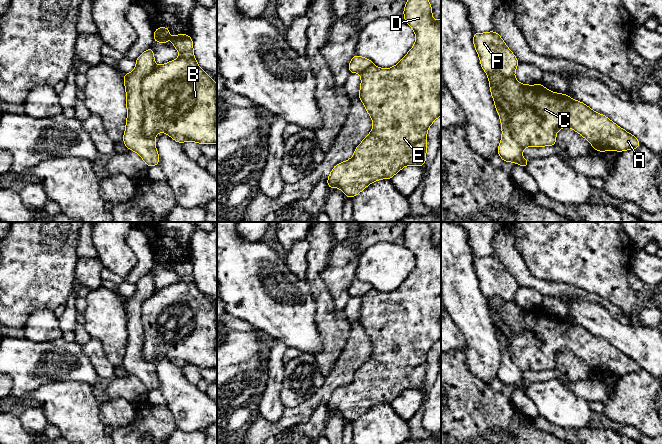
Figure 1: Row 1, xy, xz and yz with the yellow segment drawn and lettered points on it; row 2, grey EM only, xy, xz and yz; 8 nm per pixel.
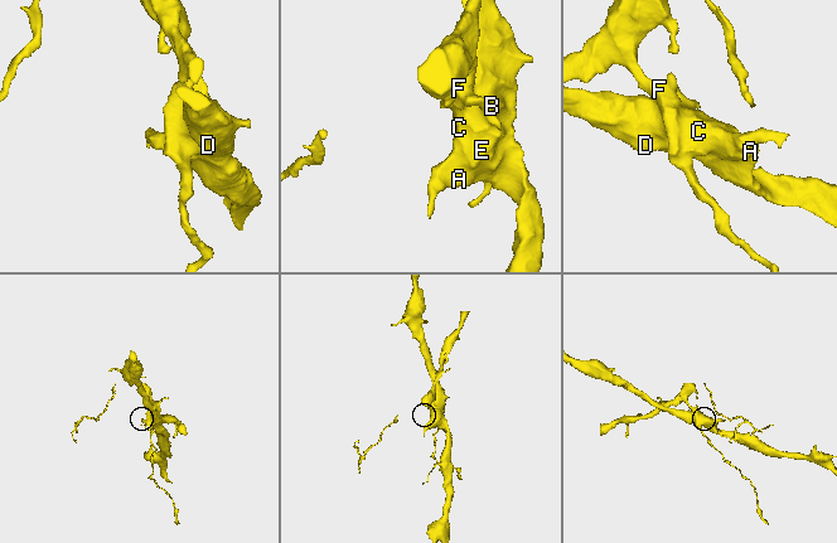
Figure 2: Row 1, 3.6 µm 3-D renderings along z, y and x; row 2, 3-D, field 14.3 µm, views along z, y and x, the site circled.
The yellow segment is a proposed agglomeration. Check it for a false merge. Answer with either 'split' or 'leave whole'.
split

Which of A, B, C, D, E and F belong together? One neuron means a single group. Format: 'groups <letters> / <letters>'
groups A B C D E / F

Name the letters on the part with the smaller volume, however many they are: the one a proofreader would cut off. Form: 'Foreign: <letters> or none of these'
Foreign: F

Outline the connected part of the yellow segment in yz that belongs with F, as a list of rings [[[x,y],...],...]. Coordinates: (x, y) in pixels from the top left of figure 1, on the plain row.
[[[495,255],[474,256],[473,267],[482,293],[487,299],[498,296],[504,302],[514,300],[519,285],[498,257]]]

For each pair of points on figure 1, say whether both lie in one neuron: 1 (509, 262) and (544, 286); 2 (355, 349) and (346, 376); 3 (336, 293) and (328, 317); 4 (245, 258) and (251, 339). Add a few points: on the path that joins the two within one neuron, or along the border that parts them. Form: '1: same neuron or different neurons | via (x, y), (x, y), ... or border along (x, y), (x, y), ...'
1: same neuron | via (518, 270), (528, 280), (535, 283)
2: same neuron | via (353, 356), (346, 369)
3: different neurons | border along (323, 280), (331, 296), (334, 308), (342, 311)
4: different neurons | border along (229, 314), (245, 320), (259, 330)

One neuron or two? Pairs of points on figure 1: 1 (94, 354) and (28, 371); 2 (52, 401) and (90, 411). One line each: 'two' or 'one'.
1: two
2: one

